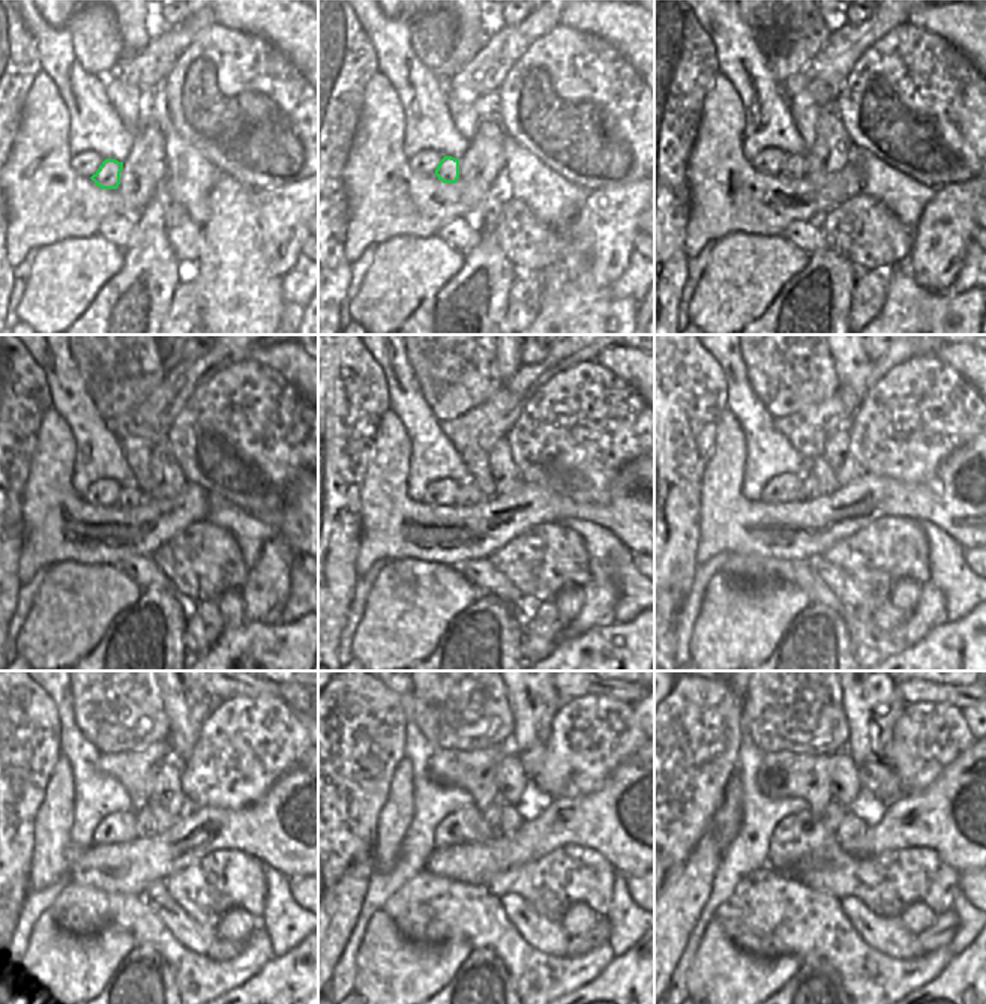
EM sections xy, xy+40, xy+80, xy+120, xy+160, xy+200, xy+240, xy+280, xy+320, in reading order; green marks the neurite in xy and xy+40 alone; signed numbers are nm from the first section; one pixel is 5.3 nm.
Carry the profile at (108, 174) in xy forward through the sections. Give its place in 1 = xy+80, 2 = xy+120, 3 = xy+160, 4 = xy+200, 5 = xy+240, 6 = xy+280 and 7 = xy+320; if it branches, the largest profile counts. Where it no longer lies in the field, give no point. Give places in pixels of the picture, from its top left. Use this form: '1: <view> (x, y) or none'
1: xy+80 (793, 167)
2: xy+120 (129, 495)
3: xy+160 (468, 494)
4: xy+200 (809, 489)
5: xy+240 (144, 826)
6: xy+280 (492, 815)
7: xy+320 (833, 814)

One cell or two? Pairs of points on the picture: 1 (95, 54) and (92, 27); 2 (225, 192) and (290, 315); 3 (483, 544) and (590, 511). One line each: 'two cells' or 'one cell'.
1: one cell
2: two cells
3: one cell

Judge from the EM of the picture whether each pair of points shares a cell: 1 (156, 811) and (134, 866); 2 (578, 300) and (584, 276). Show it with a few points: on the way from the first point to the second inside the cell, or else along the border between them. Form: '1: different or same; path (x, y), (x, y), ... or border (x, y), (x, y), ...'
1: different; border (179, 818), (159, 832)
2: same; path (581, 294), (581, 282)

